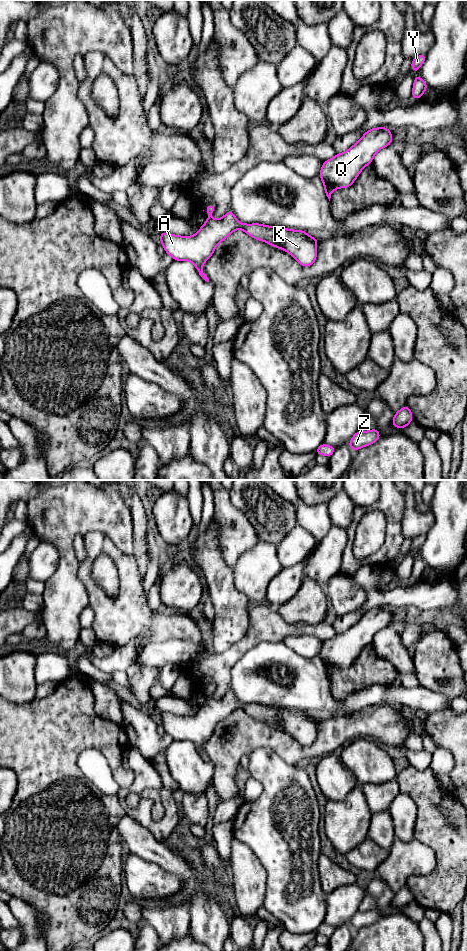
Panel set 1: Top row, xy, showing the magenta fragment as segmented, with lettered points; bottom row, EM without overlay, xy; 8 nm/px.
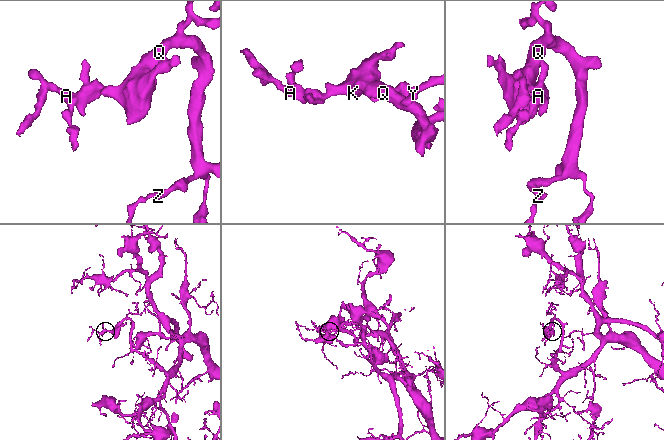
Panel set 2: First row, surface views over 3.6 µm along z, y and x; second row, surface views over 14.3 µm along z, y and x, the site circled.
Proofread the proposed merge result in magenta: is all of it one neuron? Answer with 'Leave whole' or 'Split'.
Leave whole

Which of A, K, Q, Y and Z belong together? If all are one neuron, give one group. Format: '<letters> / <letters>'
A K Q Y Z

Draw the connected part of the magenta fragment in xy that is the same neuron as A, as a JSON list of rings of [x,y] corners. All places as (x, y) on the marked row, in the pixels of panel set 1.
[[[209,204],[205,211],[209,216],[194,236],[178,236],[161,232],[160,242],[165,252],[174,260],[191,261],[199,275],[207,282],[209,279],[202,271],[203,264],[212,256],[216,246],[237,229],[242,229],[256,240],[287,251],[303,267],[311,266],[317,258],[319,240],[308,235],[306,231],[259,223],[244,224],[236,219],[231,210],[221,219],[213,219],[210,215],[215,211],[214,204]]]

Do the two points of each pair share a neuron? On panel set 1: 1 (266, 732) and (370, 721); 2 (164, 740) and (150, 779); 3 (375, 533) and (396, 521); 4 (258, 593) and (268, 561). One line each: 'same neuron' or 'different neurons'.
1: same neuron
2: different neurons
3: different neurons
4: same neuron

